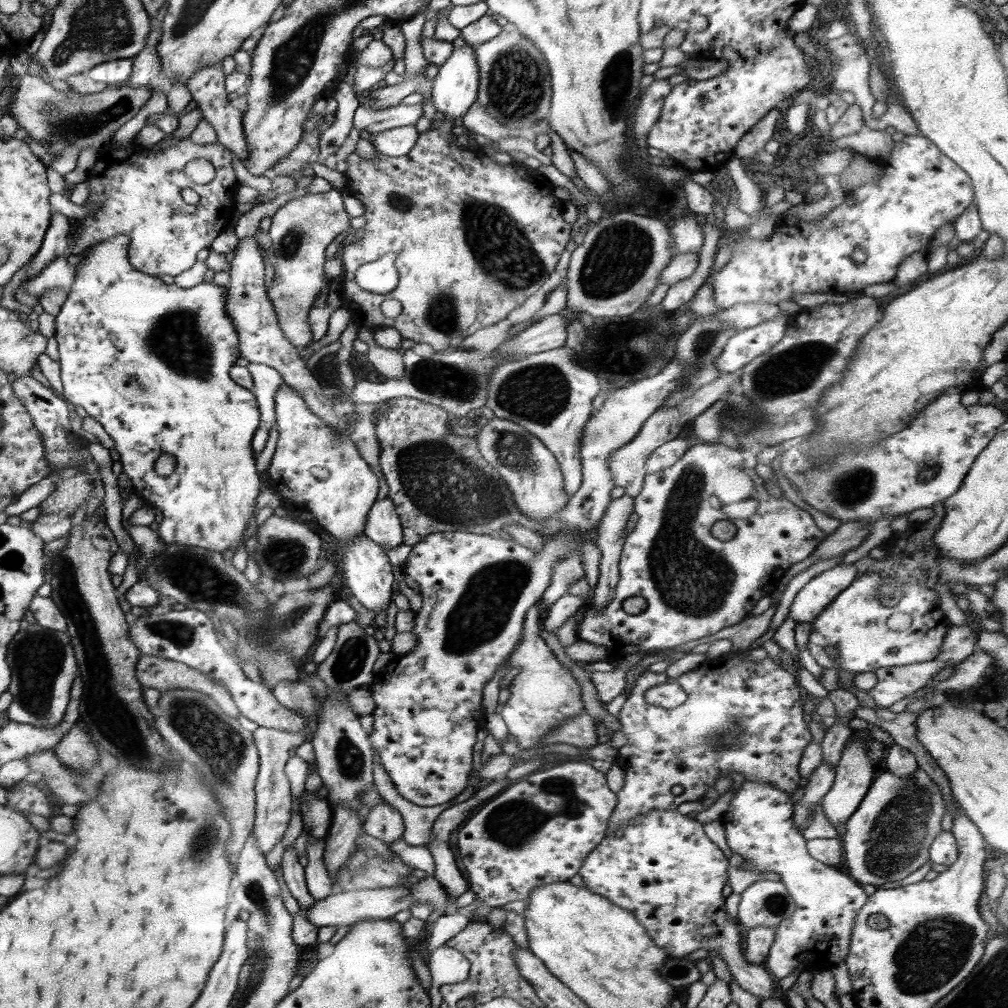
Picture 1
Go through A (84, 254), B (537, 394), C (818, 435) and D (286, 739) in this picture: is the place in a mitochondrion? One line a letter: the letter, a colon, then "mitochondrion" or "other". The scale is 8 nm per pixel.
A: other
B: mitochondrion
C: other
D: other

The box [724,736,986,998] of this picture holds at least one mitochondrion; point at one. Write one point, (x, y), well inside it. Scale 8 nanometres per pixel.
(935, 949)

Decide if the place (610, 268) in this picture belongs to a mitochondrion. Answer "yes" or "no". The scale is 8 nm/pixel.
yes

